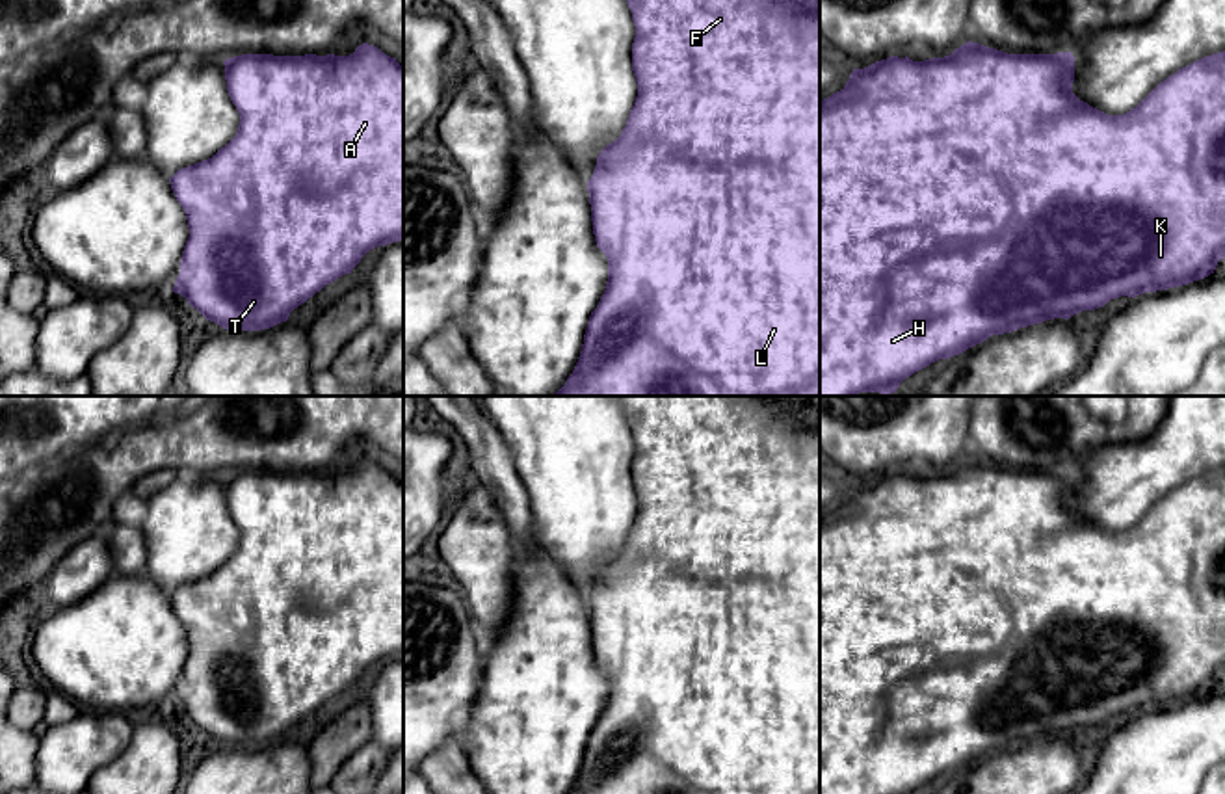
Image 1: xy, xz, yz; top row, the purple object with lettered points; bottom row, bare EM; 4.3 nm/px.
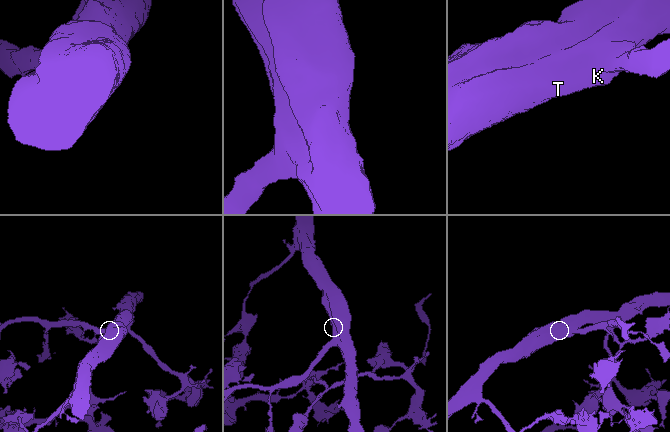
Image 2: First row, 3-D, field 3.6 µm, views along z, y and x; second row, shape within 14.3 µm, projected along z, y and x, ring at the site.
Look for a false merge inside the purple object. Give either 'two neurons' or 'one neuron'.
one neuron

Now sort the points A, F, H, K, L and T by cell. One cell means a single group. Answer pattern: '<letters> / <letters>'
A F H K L T

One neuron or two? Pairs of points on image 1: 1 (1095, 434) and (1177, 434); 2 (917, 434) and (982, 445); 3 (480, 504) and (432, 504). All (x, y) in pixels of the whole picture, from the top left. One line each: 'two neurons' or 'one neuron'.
1: two neurons
2: two neurons
3: two neurons

